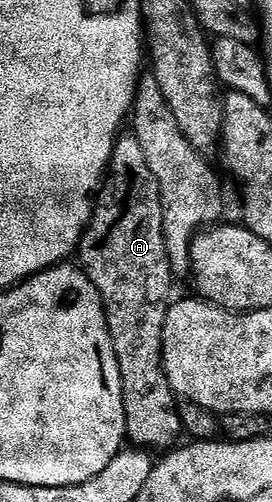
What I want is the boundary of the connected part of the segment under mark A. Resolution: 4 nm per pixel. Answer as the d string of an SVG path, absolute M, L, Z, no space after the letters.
M127 135L117 139L112 151L106 179L78 245L78 264L104 303L122 378L127 439L140 450L168 450L182 436L178 397L164 373L164 327L174 277L166 254L158 182L135 135Z

